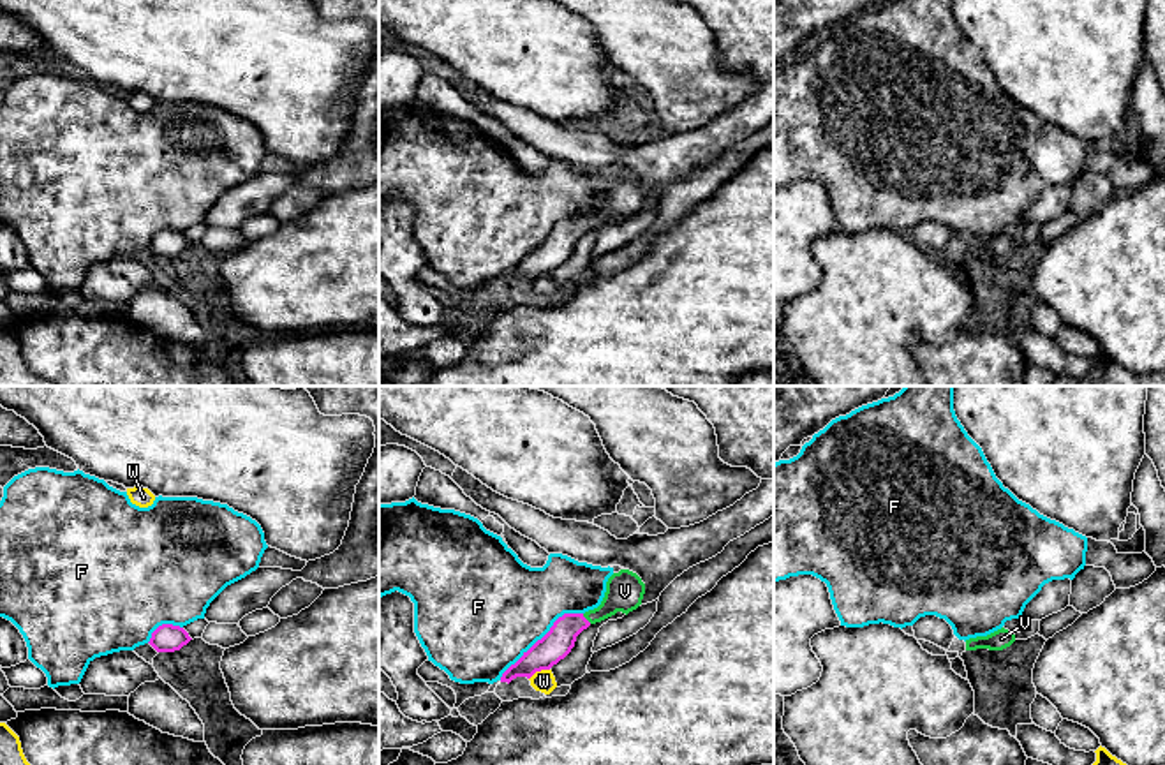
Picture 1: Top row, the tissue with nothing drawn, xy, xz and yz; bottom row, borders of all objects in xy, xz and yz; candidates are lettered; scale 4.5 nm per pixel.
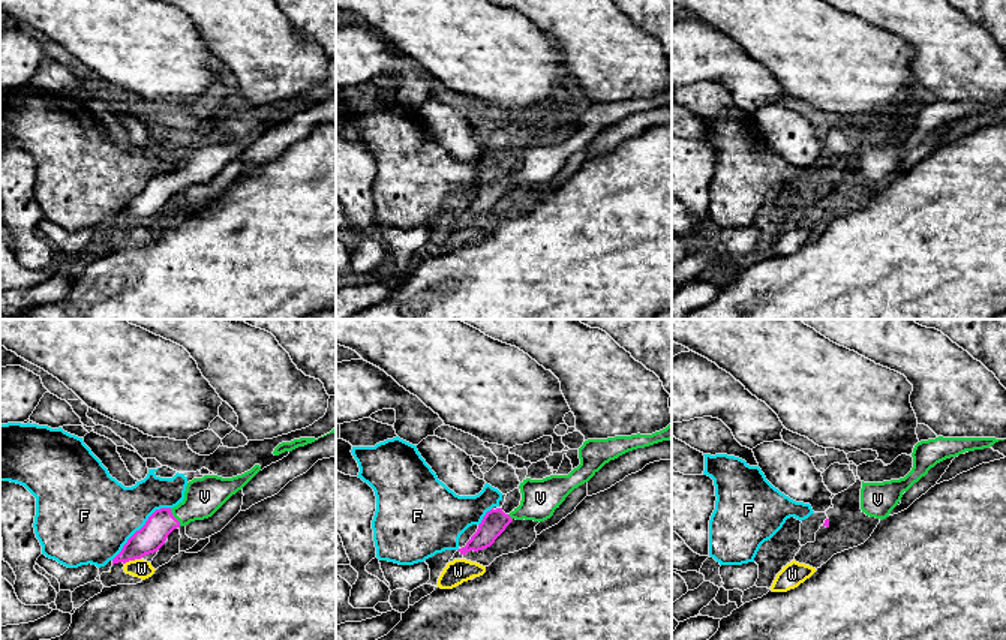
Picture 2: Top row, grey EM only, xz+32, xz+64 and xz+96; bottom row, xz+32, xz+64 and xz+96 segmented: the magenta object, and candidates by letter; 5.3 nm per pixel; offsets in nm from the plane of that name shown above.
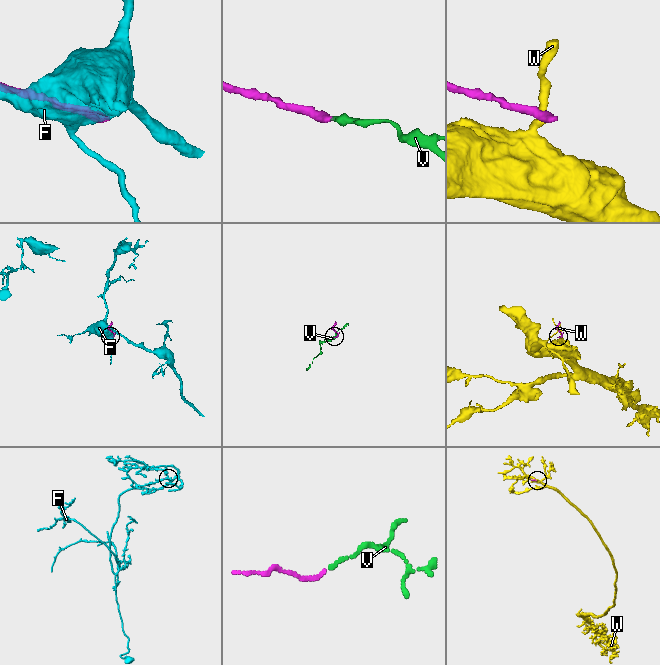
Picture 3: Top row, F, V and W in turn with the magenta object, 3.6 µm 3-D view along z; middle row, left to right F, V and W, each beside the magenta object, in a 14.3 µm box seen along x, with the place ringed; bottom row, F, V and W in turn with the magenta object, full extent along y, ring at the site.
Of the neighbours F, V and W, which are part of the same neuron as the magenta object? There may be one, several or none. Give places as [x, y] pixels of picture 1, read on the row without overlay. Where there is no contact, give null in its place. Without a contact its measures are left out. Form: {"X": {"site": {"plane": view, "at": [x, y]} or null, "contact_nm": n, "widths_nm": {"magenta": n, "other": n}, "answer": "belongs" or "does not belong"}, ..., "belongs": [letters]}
{"F": {"site": {"plane": "xz", "at": [541, 244]}, "contact_nm": 500, "widths_nm": {"magenta": 140, "other": 480}, "answer": "does not belong"}, "V": {"site": {"plane": "xz", "at": [586, 224]}, "contact_nm": 60, "widths_nm": {"magenta": 140, "other": 180}, "answer": "belongs"}, "W": {"site": {"plane": "xz", "at": [538, 275]}, "contact_nm": 110, "widths_nm": {"magenta": 140, "other": 100}, "answer": "does not belong"}, "belongs": ["V"]}

